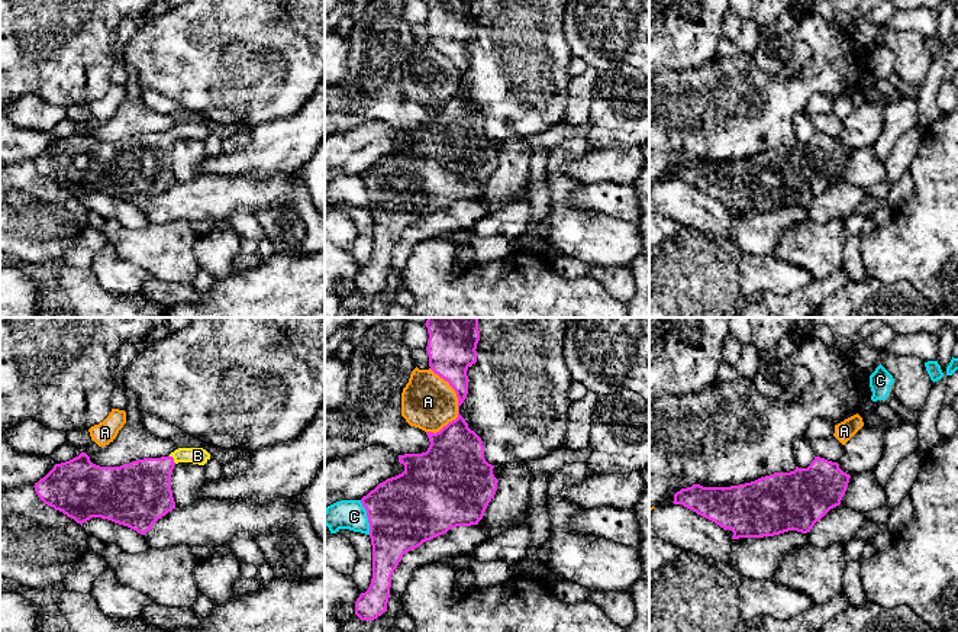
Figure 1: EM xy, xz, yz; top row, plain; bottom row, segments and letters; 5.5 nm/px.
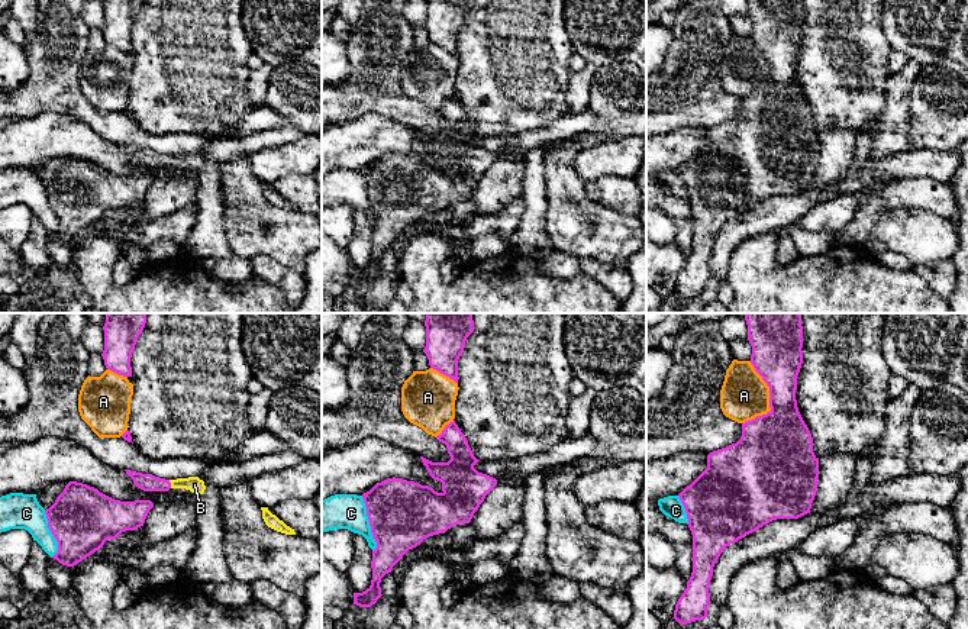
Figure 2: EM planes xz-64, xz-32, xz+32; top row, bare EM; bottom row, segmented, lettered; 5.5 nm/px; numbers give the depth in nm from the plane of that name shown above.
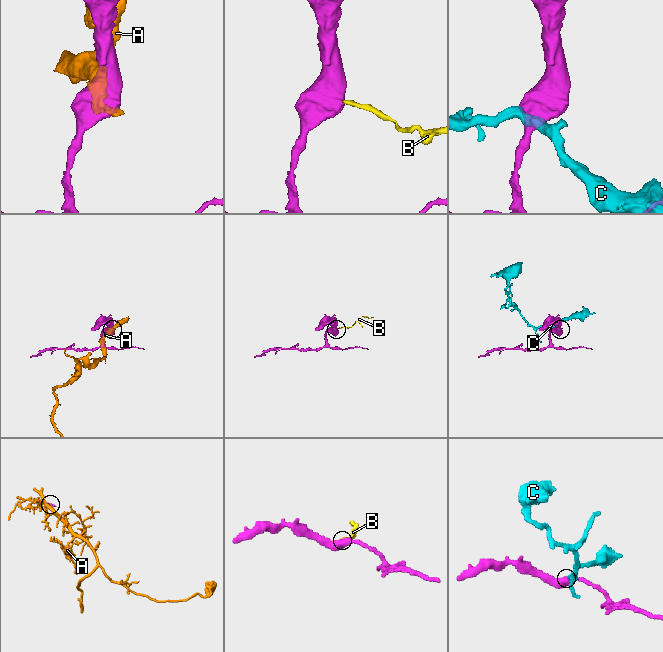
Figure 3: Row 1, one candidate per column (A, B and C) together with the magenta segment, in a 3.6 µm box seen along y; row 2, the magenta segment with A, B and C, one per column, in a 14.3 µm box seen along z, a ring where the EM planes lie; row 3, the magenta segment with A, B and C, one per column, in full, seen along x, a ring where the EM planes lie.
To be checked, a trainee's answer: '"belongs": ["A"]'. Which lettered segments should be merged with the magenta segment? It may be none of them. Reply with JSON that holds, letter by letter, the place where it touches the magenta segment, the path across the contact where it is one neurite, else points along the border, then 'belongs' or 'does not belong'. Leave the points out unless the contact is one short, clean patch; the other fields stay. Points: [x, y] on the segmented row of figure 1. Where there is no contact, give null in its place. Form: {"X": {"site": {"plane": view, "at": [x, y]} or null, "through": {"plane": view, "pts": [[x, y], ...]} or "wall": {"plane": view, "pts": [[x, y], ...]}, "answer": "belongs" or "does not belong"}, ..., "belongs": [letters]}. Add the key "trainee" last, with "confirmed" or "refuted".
{"A": {"site": {"plane": "xz", "at": [458, 402]}, "answer": "does not belong"}, "B": {"site": {"plane": "xy", "at": [173, 458]}, "through": {"plane": "xy", "pts": [[141, 490], [173, 458], [197, 455]]}, "answer": "belongs"}, "C": {"site": {"plane": "xz", "at": [367, 516]}, "answer": "does not belong"}, "belongs": ["B"], "trainee": "refuted"}

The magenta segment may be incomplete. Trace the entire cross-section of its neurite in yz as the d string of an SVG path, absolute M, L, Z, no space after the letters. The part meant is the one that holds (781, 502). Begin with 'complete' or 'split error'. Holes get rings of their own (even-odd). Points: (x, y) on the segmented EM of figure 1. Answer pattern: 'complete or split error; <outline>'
complete; M815 457L807 468L796 467L794 471L774 473L739 486L693 484L677 491L672 503L683 504L725 531L732 531L732 539L774 536L788 531L807 533L830 509L841 504L849 478L838 462Z

